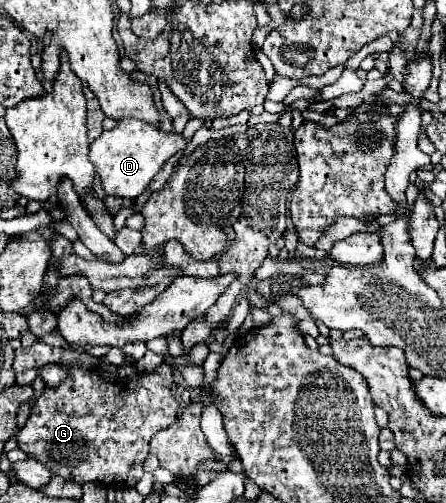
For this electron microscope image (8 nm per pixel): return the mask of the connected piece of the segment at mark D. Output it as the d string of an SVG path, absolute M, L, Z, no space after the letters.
M125 118L111 130L103 130L101 136L91 144L89 160L101 176L103 190L117 198L137 198L155 174L161 172L165 162L185 148L185 140L179 134L167 134L153 124L145 124L137 118Z

